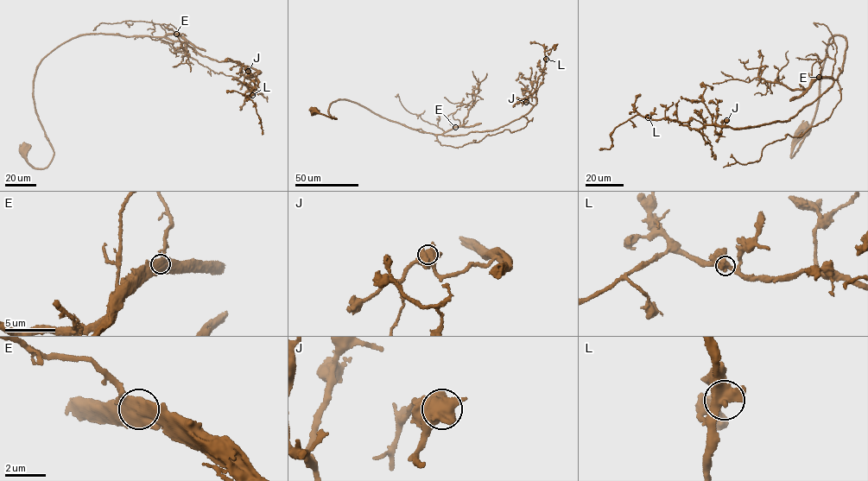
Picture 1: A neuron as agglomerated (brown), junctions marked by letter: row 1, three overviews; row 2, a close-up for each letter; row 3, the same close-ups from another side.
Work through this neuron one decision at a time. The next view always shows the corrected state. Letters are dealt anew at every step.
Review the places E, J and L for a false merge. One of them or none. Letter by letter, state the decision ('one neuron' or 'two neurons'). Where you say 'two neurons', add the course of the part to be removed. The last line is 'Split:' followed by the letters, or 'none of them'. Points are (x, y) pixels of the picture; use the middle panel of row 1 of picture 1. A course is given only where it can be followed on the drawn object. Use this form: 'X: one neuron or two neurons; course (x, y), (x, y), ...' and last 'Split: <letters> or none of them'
E: one neuron
J: one neuron
L: one neuron
Split: none of them

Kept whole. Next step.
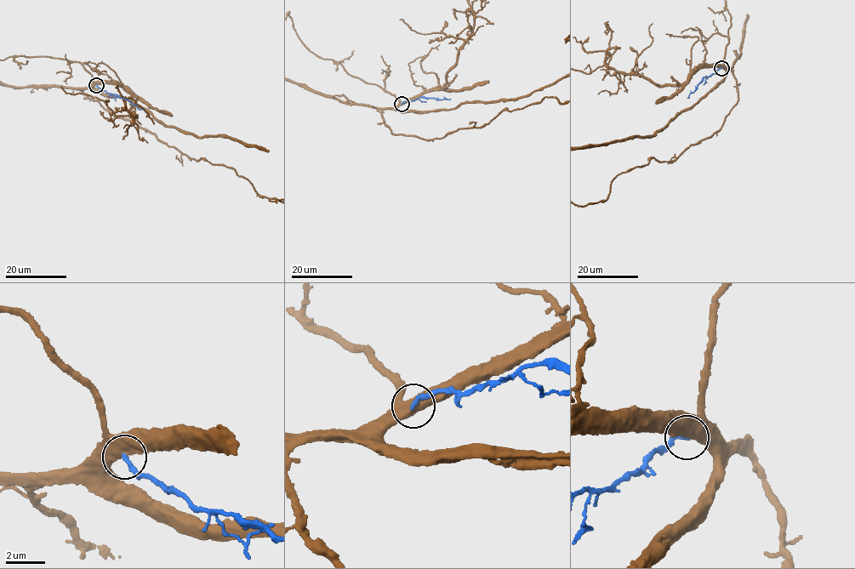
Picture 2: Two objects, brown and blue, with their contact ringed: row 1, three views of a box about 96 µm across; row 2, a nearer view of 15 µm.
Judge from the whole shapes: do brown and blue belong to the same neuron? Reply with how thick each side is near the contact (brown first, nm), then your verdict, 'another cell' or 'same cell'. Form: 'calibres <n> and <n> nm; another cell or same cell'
calibres 500 and 240 nm; another cell

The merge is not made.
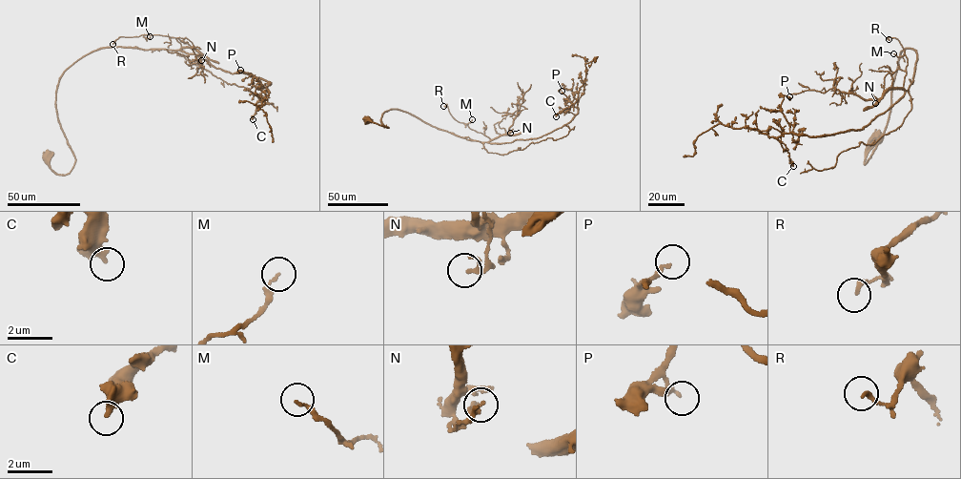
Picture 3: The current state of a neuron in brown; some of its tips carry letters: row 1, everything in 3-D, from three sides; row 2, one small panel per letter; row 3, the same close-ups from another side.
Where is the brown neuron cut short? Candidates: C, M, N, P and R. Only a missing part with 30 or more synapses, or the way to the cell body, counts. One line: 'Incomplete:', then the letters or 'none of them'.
Incomplete: none of them

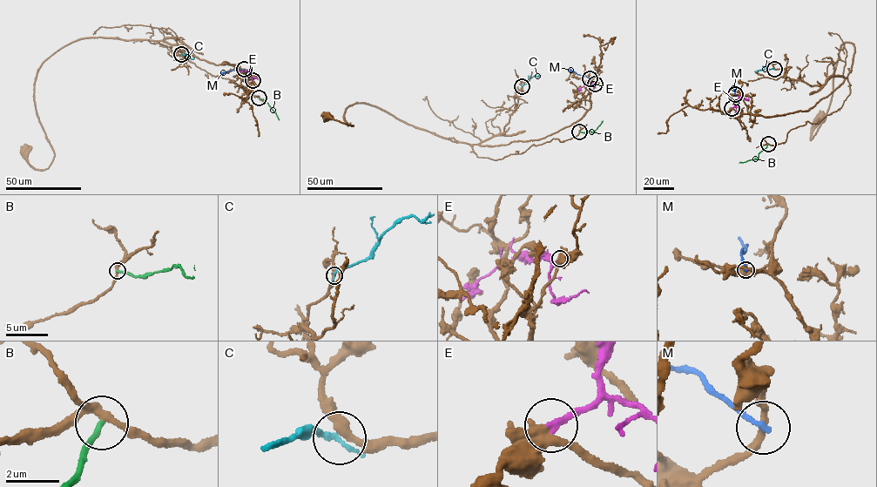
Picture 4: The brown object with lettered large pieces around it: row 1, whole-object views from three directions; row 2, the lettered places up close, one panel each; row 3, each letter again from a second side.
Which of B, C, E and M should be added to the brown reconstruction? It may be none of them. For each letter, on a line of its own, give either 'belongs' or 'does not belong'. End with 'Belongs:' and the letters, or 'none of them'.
B: does not belong
C: does not belong
E: does not belong
M: does not belong
Belongs: none of them

